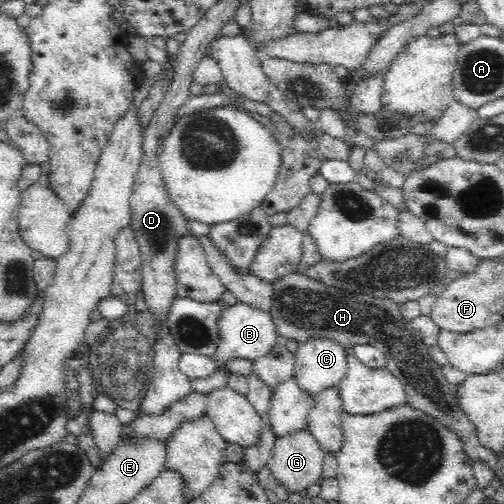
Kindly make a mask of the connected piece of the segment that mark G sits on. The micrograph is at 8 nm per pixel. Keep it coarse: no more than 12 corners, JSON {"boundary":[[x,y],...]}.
{"boundary":[[307,428],[277,436],[266,466],[292,494],[322,477],[326,451]]}

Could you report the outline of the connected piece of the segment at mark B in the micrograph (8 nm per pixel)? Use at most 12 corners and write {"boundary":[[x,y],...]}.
{"boundary":[[237,302],[225,306],[221,341],[212,357],[268,354],[280,336],[270,311]]}

